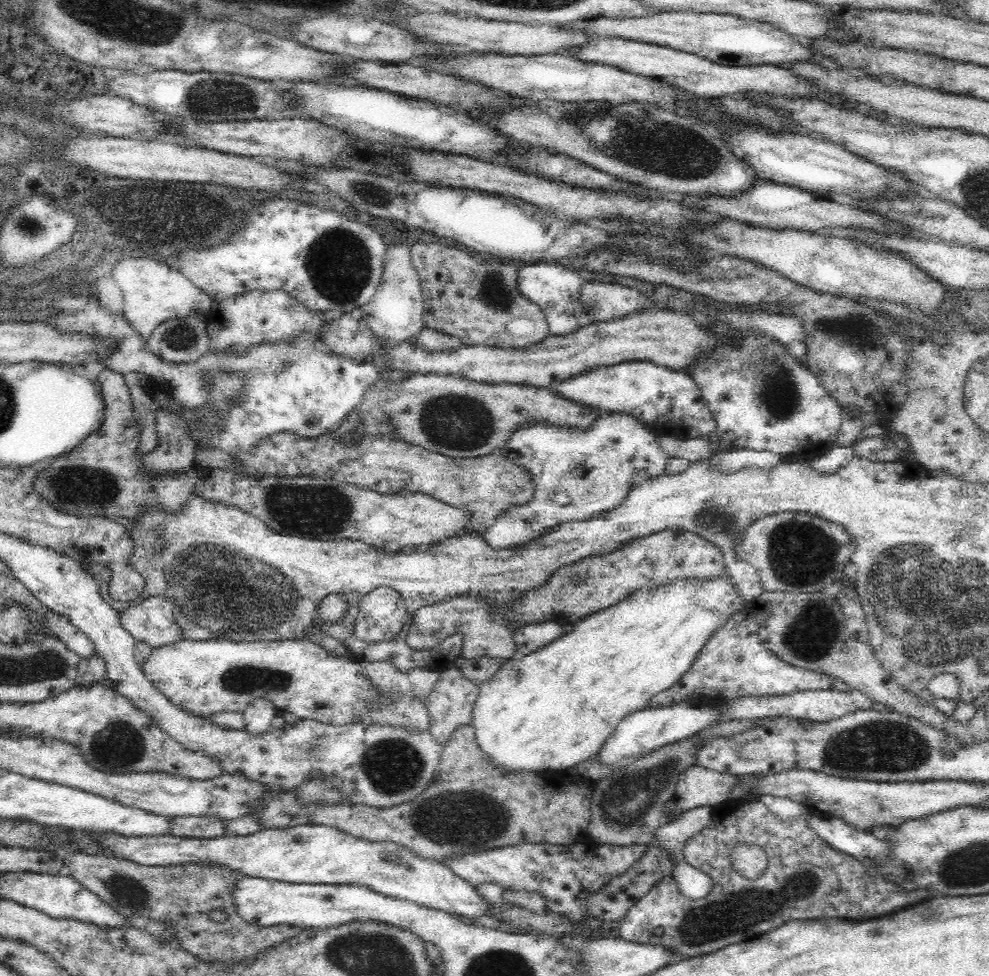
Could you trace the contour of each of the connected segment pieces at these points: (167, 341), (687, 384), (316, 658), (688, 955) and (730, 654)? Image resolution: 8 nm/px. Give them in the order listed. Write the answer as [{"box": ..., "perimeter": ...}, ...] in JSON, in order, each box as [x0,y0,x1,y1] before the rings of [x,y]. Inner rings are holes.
[{"box":[147,315,210,363],"perimeter":[[[190,315],[160,323],[147,340],[150,351],[168,363],[195,363],[210,349],[204,317]]]},{"box":[550,360,717,440],"perimeter":[[[630,360],[607,367],[596,367],[587,373],[580,373],[570,380],[554,383],[550,388],[560,397],[589,405],[600,411],[626,413],[651,427],[652,432],[665,434],[680,440],[708,438],[717,434],[717,424],[707,402],[701,397],[699,386],[688,372],[666,368],[649,360]]]},{"box":[141,639,378,727],"perimeter":[[[182,639],[176,644],[155,648],[141,668],[172,704],[197,716],[208,716],[214,712],[228,710],[243,712],[258,699],[268,699],[276,714],[290,712],[299,720],[313,720],[339,727],[352,722],[354,716],[366,710],[366,700],[378,702],[378,692],[368,683],[357,659],[344,658],[324,650],[308,639],[252,640],[232,642],[231,640],[193,641]]]},{"box":[619,798,928,960],"perimeter":[[[727,798],[712,809],[711,823],[698,830],[696,834],[692,834],[682,846],[684,861],[712,879],[712,890],[706,896],[692,900],[682,894],[675,880],[668,882],[670,888],[666,888],[666,880],[664,884],[660,881],[622,916],[619,926],[622,939],[634,944],[650,944],[670,949],[673,957],[678,960],[692,959],[711,954],[732,944],[746,943],[747,940],[765,932],[780,928],[792,919],[808,921],[838,918],[862,921],[898,912],[906,904],[928,899],[926,889],[904,893],[898,885],[884,879],[878,871],[874,871],[867,860],[860,862],[849,854],[833,849],[807,823],[807,818],[812,815],[812,810],[809,808],[806,810],[806,816],[800,814],[790,820],[782,820],[776,816],[760,799],[739,801]],[[742,845],[759,846],[766,855],[766,868],[754,880],[742,876],[733,869],[731,852]]]},{"box":[649,603,853,708],"perimeter":[[[750,603],[739,612],[732,614],[700,648],[692,666],[680,678],[662,692],[655,694],[649,708],[665,707],[681,702],[694,702],[702,696],[714,696],[714,692],[724,698],[771,697],[789,695],[795,692],[835,690],[853,691],[843,679],[830,676],[828,673],[816,673],[806,668],[792,666],[780,660],[760,642],[758,621],[752,613]]]}]

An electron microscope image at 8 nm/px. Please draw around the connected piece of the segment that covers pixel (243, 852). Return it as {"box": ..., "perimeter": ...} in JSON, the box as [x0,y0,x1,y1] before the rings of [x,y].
{"box":[95,825,578,938],"perimeter":[[[296,825],[287,829],[264,829],[249,836],[231,836],[225,834],[211,839],[186,838],[174,835],[157,837],[124,837],[112,833],[95,833],[95,838],[113,854],[114,857],[126,859],[144,866],[177,867],[180,865],[210,865],[226,867],[236,871],[242,876],[257,879],[277,880],[290,884],[327,884],[327,885],[360,885],[382,896],[398,900],[410,901],[420,906],[439,910],[450,914],[459,914],[461,919],[471,921],[486,912],[492,912],[502,922],[512,924],[514,928],[533,928],[532,932],[547,935],[553,938],[560,936],[577,936],[572,930],[578,923],[572,923],[566,916],[556,915],[550,911],[532,913],[522,907],[508,907],[507,909],[494,909],[488,906],[486,900],[468,883],[460,878],[450,867],[434,860],[424,859],[404,847],[394,843],[378,843],[353,837],[340,829],[324,825]]]}

